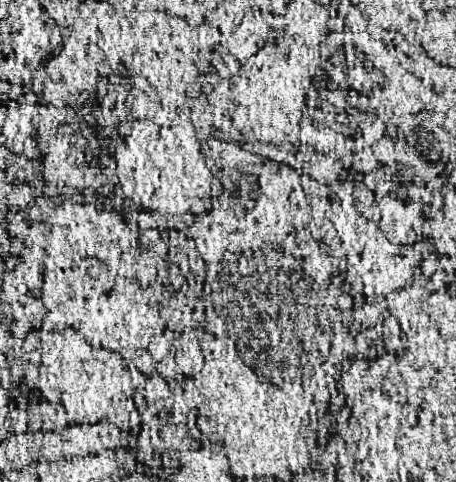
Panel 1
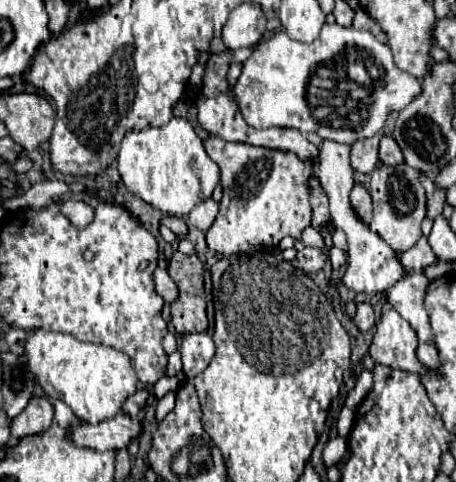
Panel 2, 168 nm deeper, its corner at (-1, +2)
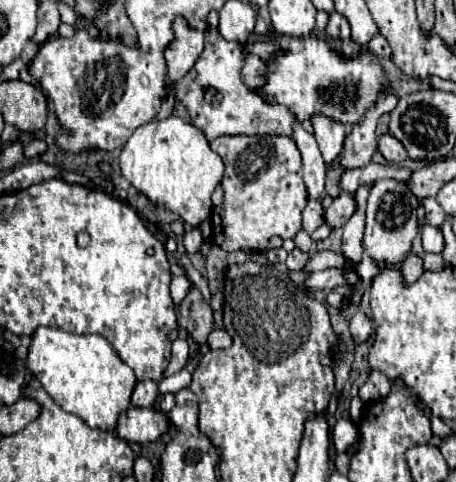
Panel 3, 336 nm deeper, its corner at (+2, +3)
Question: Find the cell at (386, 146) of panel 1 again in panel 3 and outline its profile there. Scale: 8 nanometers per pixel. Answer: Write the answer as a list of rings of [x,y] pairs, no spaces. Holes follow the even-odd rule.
[[[390,133],[378,137],[378,151],[382,153],[382,157],[384,157],[388,163],[400,163],[400,161],[404,161],[404,159],[408,157],[408,155],[404,153],[404,147],[400,145],[400,141],[396,141]]]

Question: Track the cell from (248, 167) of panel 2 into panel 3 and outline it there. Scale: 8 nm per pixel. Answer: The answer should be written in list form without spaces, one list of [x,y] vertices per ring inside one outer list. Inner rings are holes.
[[[236,135],[236,137],[218,137],[210,141],[210,149],[216,151],[224,165],[224,177],[222,177],[222,189],[224,189],[224,203],[222,209],[212,217],[212,241],[224,249],[224,251],[266,251],[266,245],[270,237],[280,235],[282,239],[294,239],[296,233],[302,229],[300,215],[306,207],[308,193],[302,181],[302,163],[300,163],[300,151],[296,149],[296,143],[292,137],[246,137],[246,135]],[[256,167],[256,179],[248,181],[246,177],[252,173]]]

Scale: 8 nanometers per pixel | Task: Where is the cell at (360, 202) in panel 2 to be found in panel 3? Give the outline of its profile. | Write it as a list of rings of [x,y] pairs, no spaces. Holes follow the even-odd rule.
[[[342,193],[334,199],[334,203],[326,209],[326,223],[330,227],[342,227],[356,213],[356,201],[352,193]]]

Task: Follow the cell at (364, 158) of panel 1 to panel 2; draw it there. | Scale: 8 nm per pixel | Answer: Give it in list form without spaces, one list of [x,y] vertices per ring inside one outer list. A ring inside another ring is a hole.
[[[379,134],[363,138],[351,146],[351,166],[357,172],[371,172],[379,162]]]

